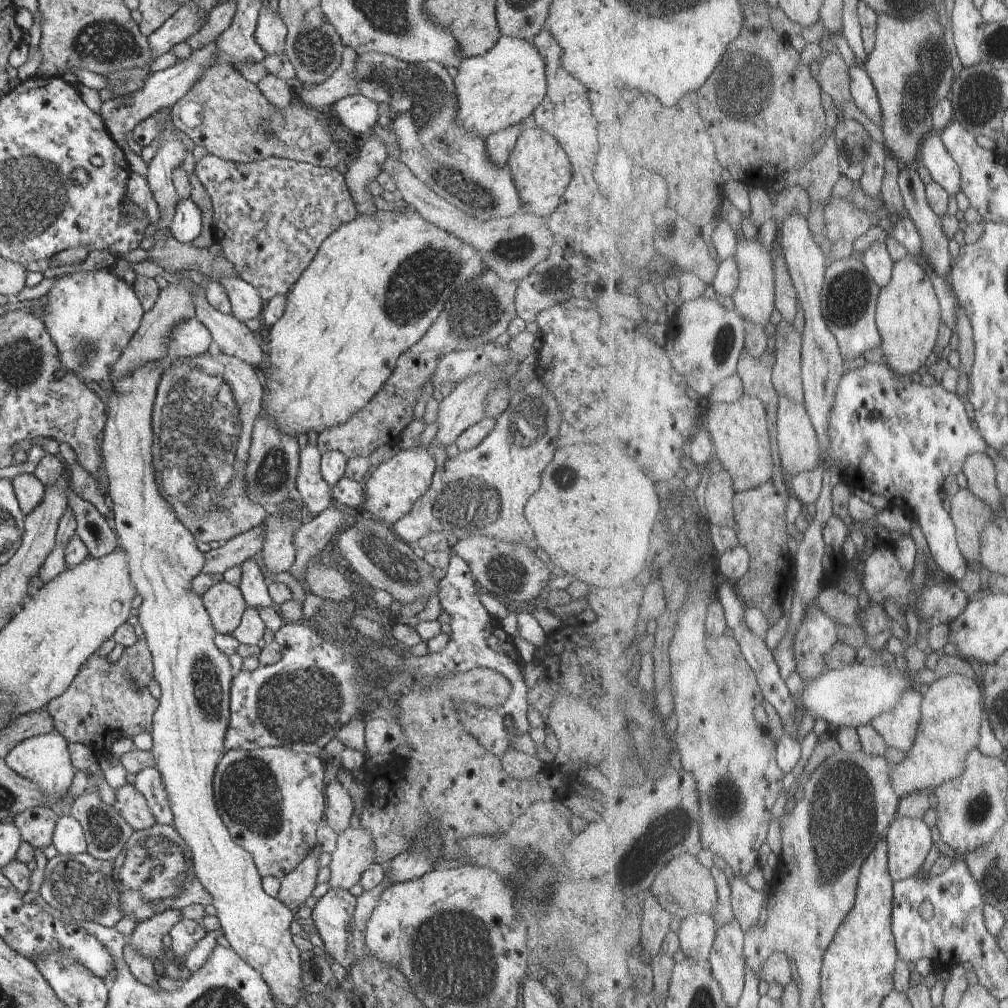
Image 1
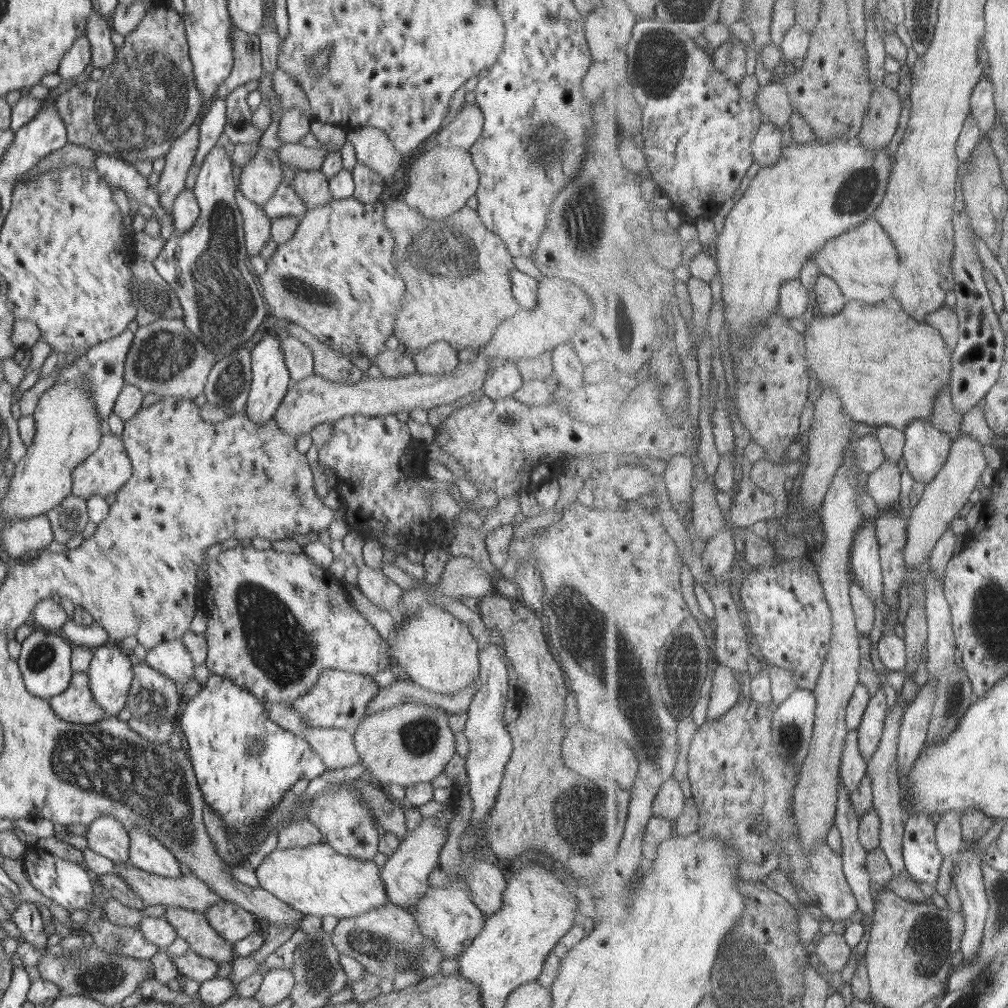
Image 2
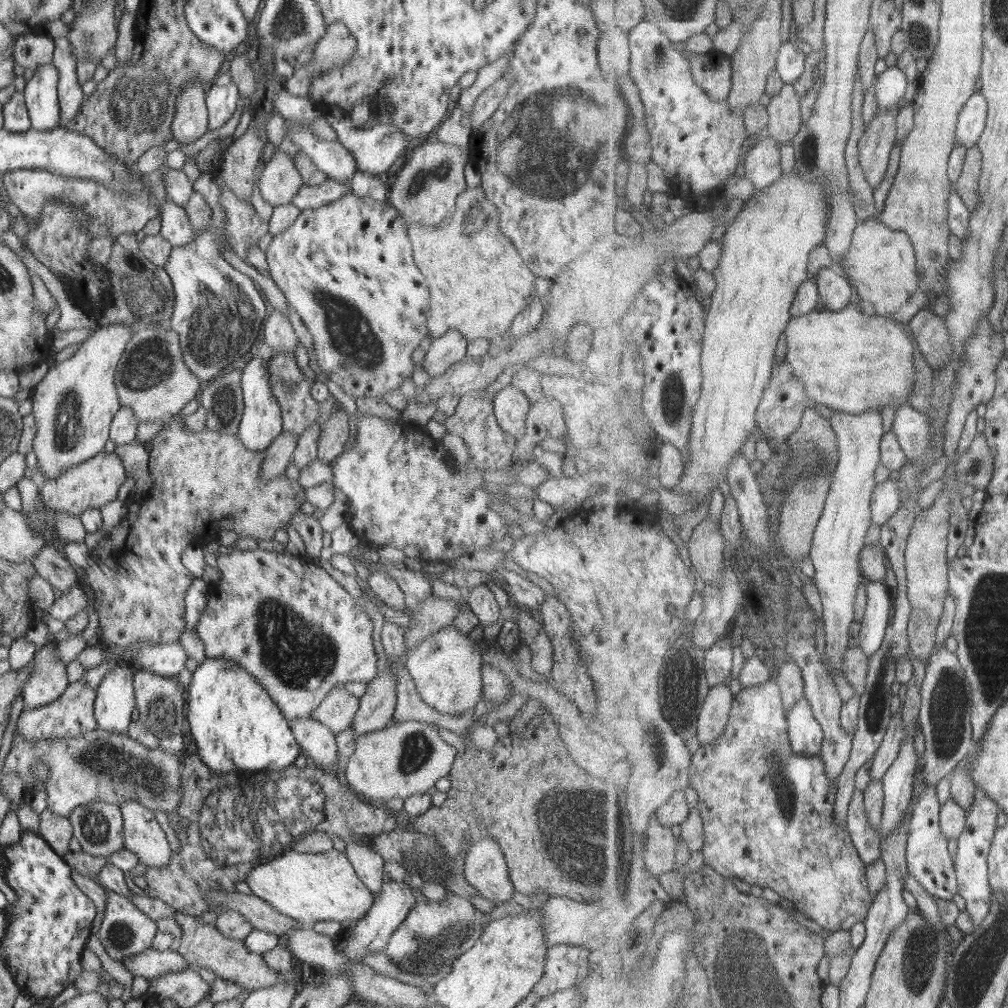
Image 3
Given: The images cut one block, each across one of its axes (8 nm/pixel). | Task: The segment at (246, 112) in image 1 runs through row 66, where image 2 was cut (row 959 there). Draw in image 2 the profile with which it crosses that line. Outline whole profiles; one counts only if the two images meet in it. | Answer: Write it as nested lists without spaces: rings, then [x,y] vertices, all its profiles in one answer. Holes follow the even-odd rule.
[[[170,906],[164,918],[176,929],[177,937],[188,942],[194,953],[218,964],[233,963],[233,943],[220,937],[201,911]]]

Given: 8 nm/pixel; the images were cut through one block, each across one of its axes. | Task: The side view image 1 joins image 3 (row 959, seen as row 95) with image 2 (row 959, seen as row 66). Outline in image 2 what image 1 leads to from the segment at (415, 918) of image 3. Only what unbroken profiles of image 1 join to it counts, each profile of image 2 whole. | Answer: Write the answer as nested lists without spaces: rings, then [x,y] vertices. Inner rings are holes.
[[[392,904],[352,918],[340,918],[331,940],[340,955],[357,960],[370,975],[378,978],[390,978],[396,969],[412,969],[412,972],[420,973],[420,977],[428,978],[440,974],[440,964],[445,963],[444,952],[422,936],[415,916]]]

